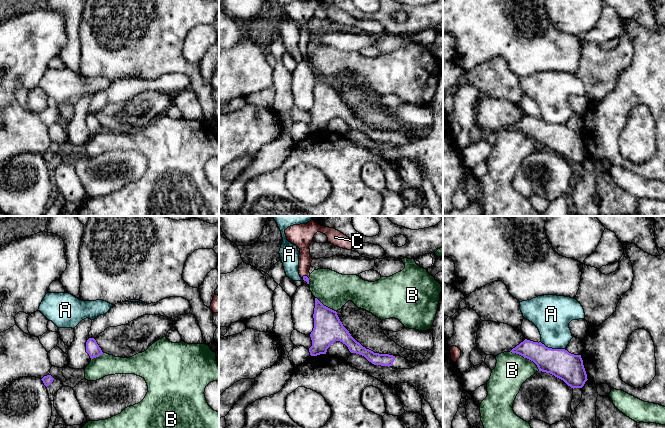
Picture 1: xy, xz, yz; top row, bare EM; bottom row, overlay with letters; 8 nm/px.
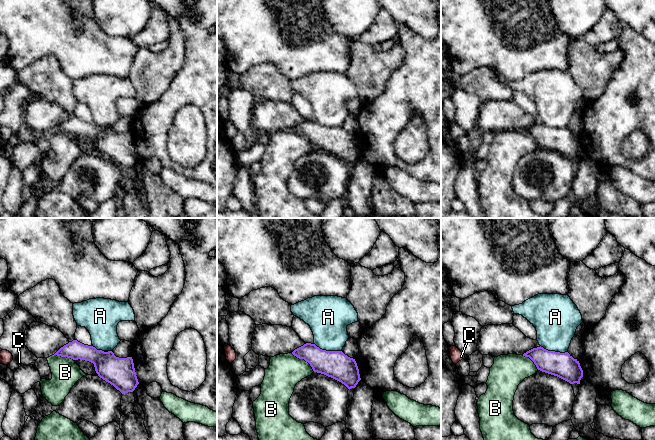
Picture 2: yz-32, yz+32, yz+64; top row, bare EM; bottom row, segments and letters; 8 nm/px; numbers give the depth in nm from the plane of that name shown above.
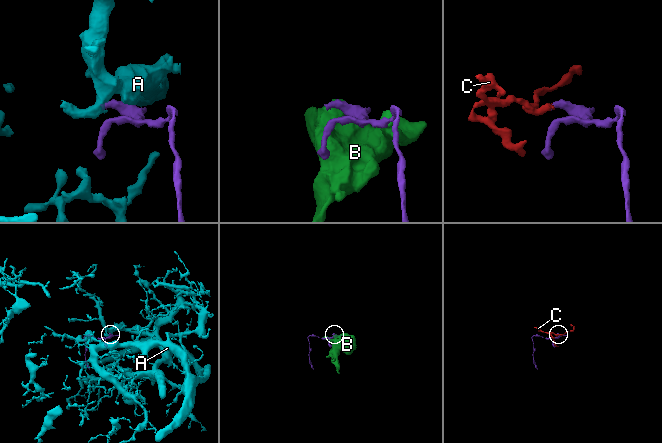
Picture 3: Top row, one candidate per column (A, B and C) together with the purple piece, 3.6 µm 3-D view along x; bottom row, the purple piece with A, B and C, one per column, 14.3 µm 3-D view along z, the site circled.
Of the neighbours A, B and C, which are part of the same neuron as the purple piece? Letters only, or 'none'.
C

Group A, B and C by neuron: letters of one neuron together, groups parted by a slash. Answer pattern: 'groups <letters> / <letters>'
groups A / B / C

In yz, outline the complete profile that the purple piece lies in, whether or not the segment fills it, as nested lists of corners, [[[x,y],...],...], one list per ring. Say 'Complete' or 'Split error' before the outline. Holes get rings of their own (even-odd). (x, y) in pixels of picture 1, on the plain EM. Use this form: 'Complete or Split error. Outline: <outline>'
Complete. Outline: [[[525,115],[510,128],[519,130],[533,137],[537,141],[539,147],[554,151],[573,165],[582,164],[588,156],[581,131],[571,130],[565,125],[552,125],[546,123],[541,118],[538,119]]]

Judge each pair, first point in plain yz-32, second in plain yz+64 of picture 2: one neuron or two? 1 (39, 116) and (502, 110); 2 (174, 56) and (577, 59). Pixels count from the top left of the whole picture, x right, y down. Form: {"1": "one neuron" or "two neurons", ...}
{"1": "one neuron", "2": "one neuron"}

